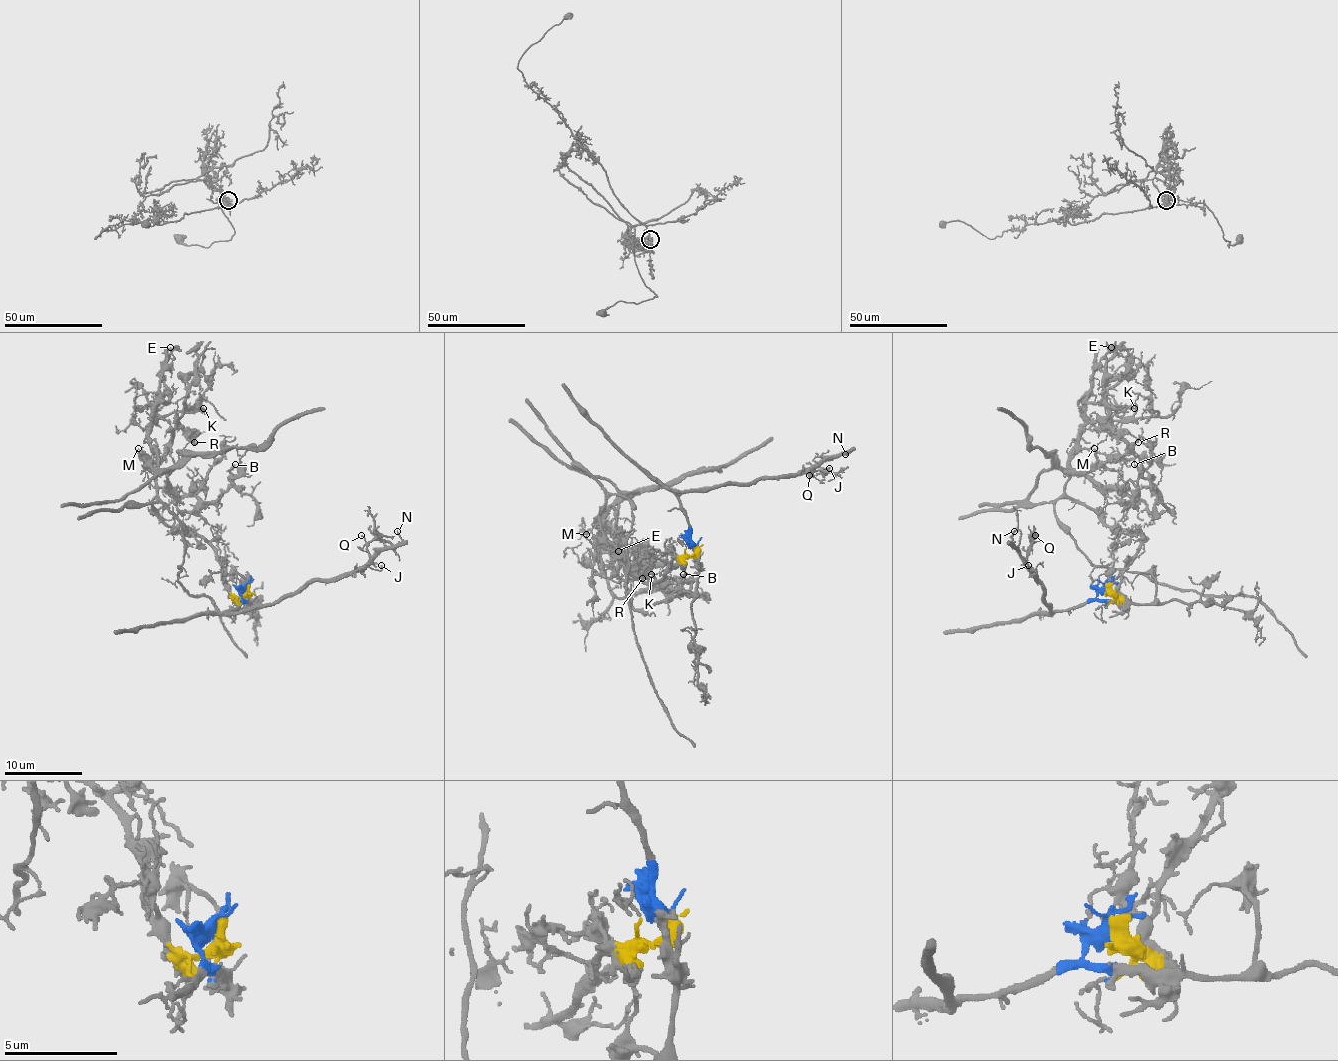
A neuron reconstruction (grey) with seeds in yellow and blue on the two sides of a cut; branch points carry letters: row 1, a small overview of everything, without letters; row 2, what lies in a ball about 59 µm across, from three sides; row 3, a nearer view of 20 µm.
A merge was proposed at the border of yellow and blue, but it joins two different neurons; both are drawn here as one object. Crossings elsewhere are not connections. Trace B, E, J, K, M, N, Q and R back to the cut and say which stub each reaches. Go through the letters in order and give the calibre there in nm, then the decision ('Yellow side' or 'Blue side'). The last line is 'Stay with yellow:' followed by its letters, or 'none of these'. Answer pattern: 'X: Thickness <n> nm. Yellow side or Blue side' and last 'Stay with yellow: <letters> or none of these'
B: Thickness 160 nm. Yellow side
E: Thickness 110 nm. Yellow side
J: Thickness 110 nm. Blue side
K: Thickness 70 nm. Yellow side
M: Thickness 170 nm. Yellow side
N: Thickness 130 nm. Blue side
Q: Thickness 110 nm. Blue side
R: Thickness 120 nm. Yellow side
Stay with yellow: B, E, K, M, R

